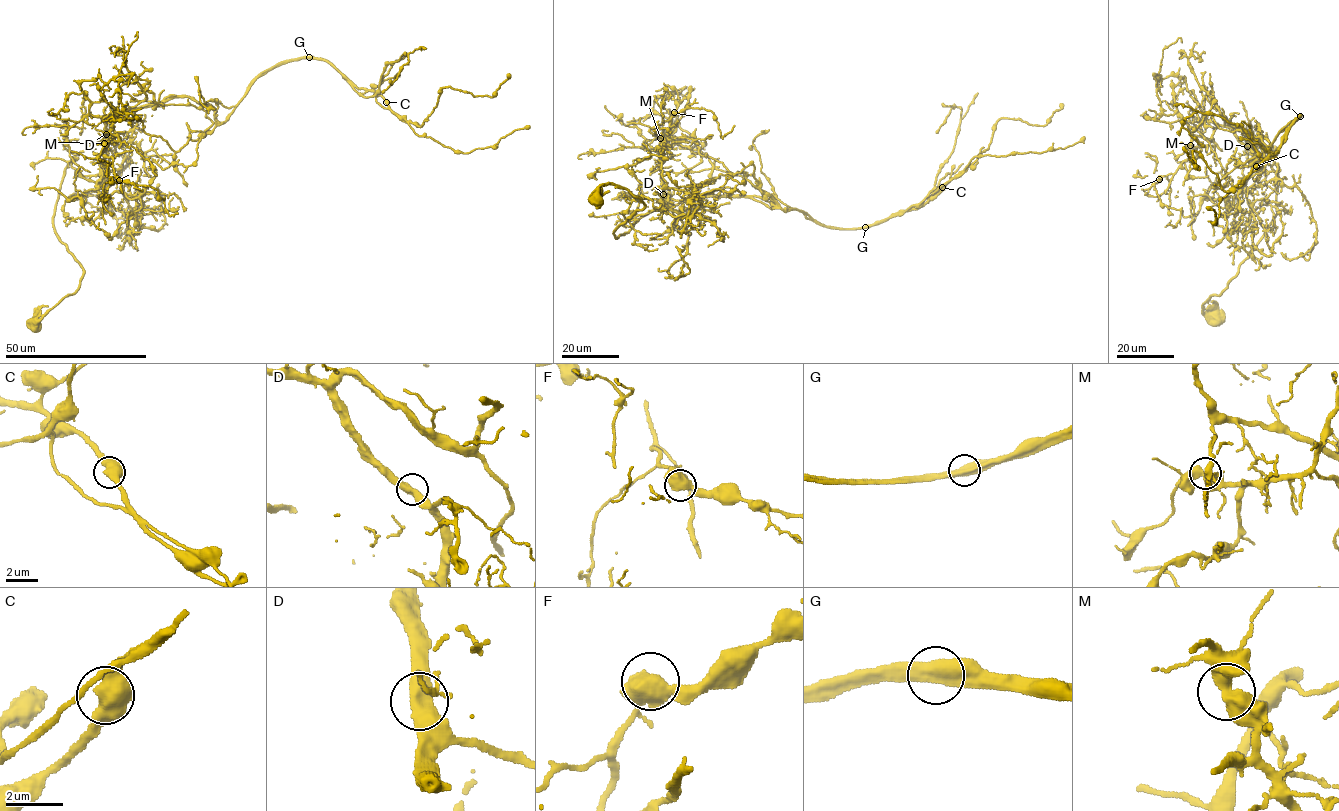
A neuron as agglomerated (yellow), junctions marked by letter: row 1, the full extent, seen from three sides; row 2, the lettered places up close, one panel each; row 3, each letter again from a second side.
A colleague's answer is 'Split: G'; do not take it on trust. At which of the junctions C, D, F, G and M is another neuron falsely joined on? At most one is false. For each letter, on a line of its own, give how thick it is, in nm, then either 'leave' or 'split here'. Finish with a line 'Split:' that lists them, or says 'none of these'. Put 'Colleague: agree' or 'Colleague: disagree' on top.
Colleague: agree
C: calibre 550 nm; leave
D: calibre 550 nm; leave
F: calibre 550 nm; leave
G: calibre 550 nm; split here
M: calibre 550 nm; leave
Split: G

